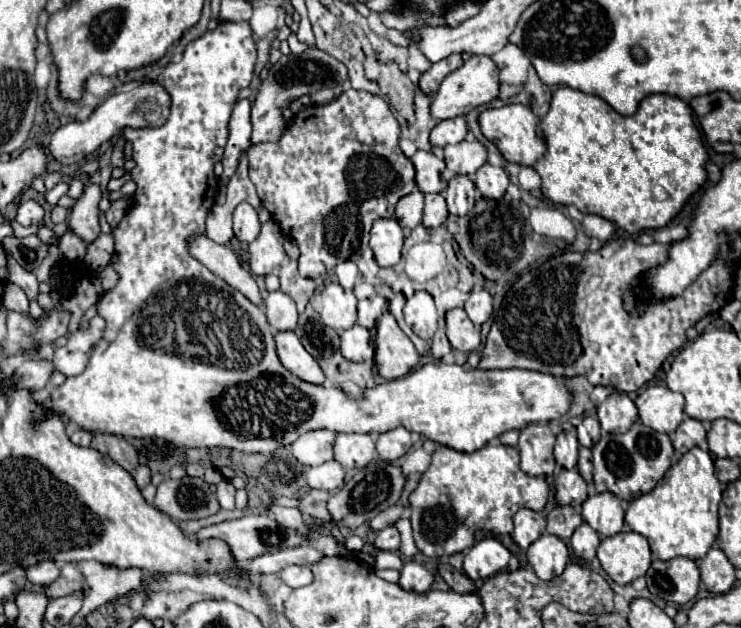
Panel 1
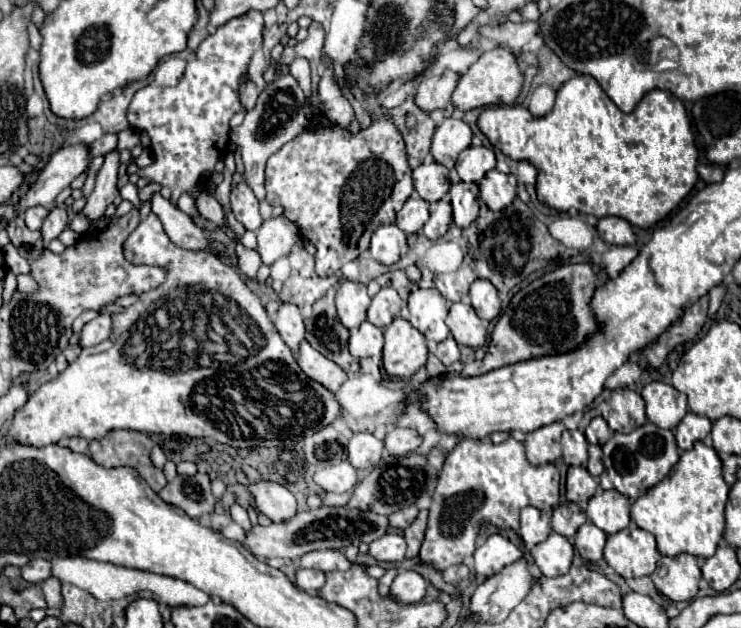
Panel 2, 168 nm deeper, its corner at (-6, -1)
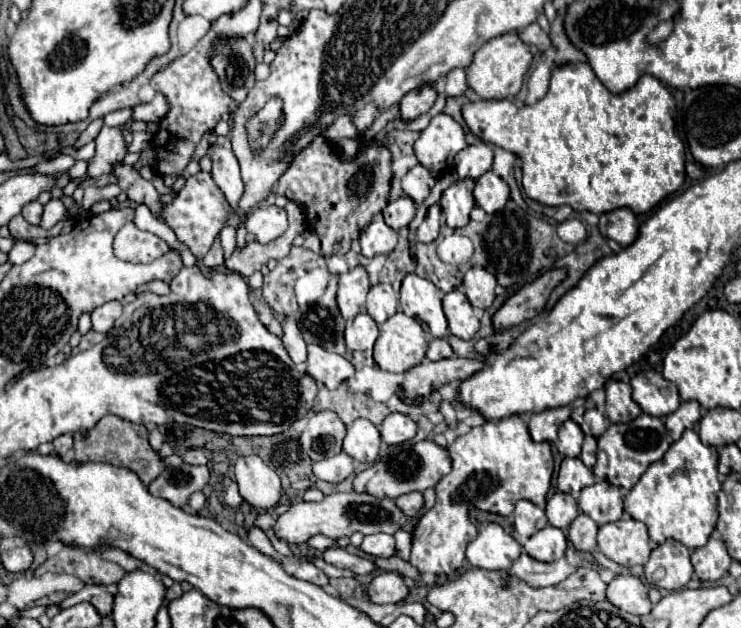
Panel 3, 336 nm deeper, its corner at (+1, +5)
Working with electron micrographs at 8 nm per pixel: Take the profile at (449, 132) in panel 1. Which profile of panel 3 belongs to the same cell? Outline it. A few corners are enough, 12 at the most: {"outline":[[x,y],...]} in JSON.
{"outline":[[438,114],[414,152],[436,178],[466,146],[462,126]]}

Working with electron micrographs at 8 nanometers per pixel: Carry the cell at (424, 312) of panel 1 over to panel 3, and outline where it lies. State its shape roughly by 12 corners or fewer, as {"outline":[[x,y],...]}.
{"outline":[[408,274],[400,310],[446,338],[442,292],[426,278]]}

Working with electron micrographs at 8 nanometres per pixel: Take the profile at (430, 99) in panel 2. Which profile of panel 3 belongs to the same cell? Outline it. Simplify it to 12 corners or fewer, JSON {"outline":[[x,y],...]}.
{"outline":[[422,84],[400,100],[406,120],[426,114],[438,98],[434,84]]}

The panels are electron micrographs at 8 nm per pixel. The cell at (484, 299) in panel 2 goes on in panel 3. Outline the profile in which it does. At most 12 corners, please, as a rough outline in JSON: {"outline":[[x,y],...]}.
{"outline":[[484,268],[464,274],[464,290],[474,308],[494,302],[496,278]]}

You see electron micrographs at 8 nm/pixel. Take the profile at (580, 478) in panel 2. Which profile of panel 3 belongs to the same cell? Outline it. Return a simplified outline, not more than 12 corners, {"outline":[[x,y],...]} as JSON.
{"outline":[[564,458],[558,490],[578,498],[596,478],[580,458]]}

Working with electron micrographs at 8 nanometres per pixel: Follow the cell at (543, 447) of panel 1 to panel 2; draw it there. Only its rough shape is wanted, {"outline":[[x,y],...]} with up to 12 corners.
{"outline":[[561,422],[541,426],[525,438],[535,466],[561,458]]}

